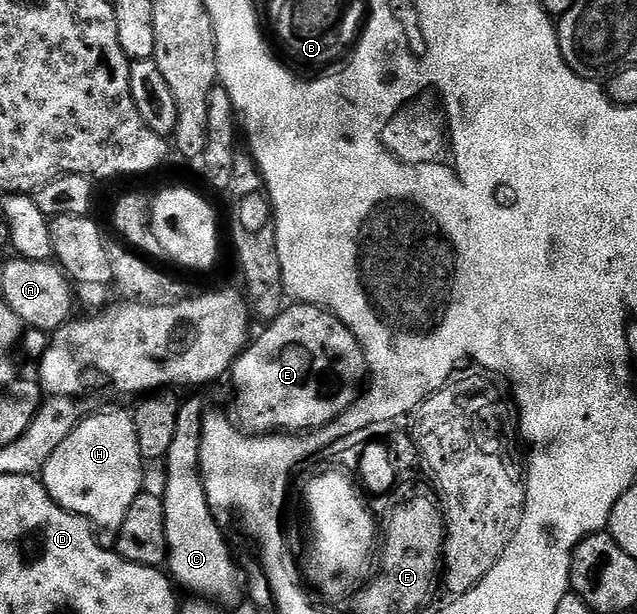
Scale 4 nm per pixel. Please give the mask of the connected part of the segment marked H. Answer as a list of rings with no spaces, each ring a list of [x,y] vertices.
[[[116,410],[113,414],[89,413],[58,444],[42,471],[42,481],[48,495],[71,514],[86,518],[101,533],[101,546],[115,547],[116,531],[122,528],[130,504],[142,493],[144,459],[140,457],[136,443],[133,415]]]

